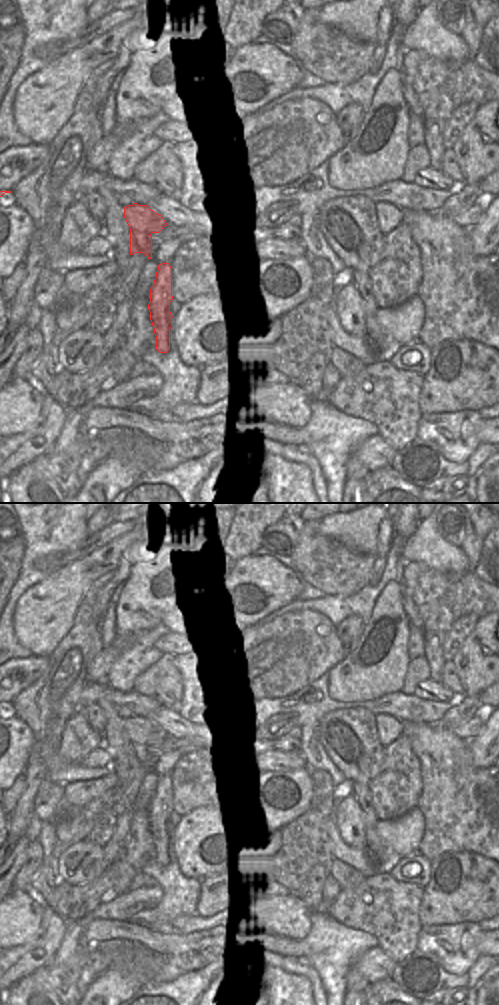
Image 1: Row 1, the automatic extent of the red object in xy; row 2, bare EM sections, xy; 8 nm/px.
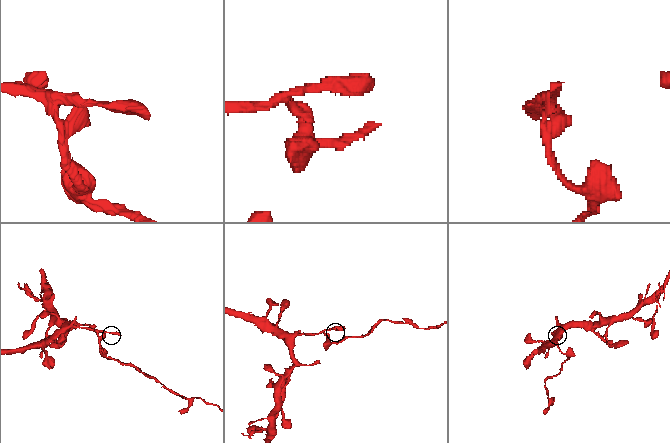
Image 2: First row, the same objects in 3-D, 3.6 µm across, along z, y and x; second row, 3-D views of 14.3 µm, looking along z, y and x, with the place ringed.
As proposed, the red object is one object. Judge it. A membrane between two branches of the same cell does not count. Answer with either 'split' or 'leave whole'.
split

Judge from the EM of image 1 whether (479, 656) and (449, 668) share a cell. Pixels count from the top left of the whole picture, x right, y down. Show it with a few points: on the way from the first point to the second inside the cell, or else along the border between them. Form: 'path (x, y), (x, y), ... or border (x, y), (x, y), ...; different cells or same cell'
border (451, 661), (463, 688); different cells

